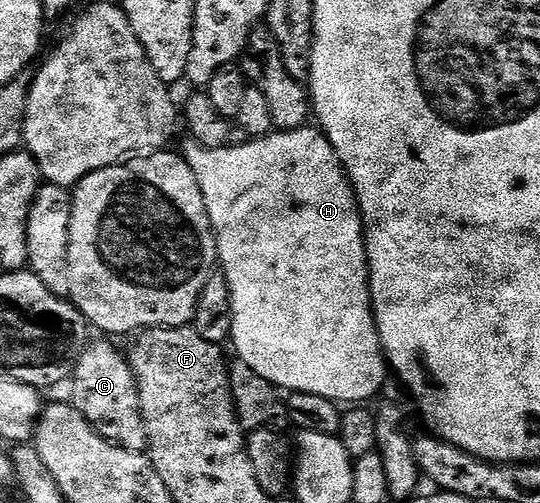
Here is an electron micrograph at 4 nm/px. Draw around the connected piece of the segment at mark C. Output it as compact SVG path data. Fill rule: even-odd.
M101 339L86 344L81 350L71 374L73 398L71 404L96 429L97 434L113 445L123 447L132 453L145 453L149 447L149 436L141 422L141 400L137 394L137 380L129 358L112 345L112 340Z

